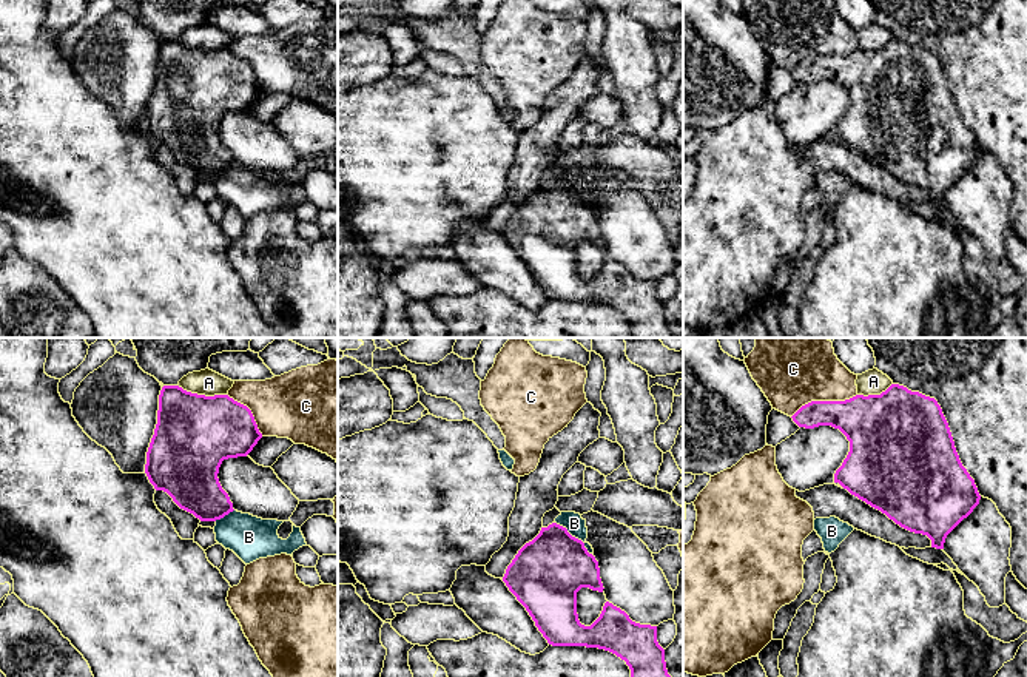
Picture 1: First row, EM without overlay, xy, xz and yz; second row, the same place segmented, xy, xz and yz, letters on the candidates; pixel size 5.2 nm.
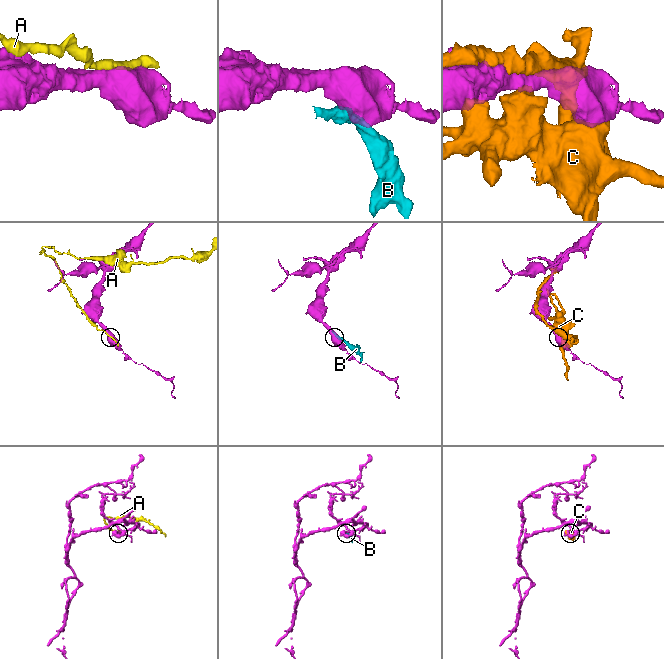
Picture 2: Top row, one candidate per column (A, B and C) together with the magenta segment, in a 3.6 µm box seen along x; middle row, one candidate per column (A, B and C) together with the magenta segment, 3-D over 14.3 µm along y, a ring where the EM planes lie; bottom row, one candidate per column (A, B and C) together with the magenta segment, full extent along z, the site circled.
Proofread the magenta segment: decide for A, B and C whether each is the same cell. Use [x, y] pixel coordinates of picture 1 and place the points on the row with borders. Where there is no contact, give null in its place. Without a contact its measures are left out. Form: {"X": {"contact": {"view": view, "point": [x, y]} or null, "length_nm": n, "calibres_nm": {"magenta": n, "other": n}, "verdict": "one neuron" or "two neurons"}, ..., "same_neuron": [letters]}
{"A": {"contact": {"view": "xy", "point": [202, 395]}, "length_nm": 260, "calibres_nm": {"magenta": 400, "other": 140}, "verdict": "two neurons"}, "B": {"contact": {"view": "xz", "point": [574, 537]}, "length_nm": 260, "calibres_nm": {"magenta": 380, "other": 100}, "verdict": "two neurons"}, "C": {"contact": {"view": "yz", "point": [824, 401]}, "length_nm": 360, "calibres_nm": {"magenta": 280, "other": 420}, "verdict": "two neurons"}, "same_neuron": []}

